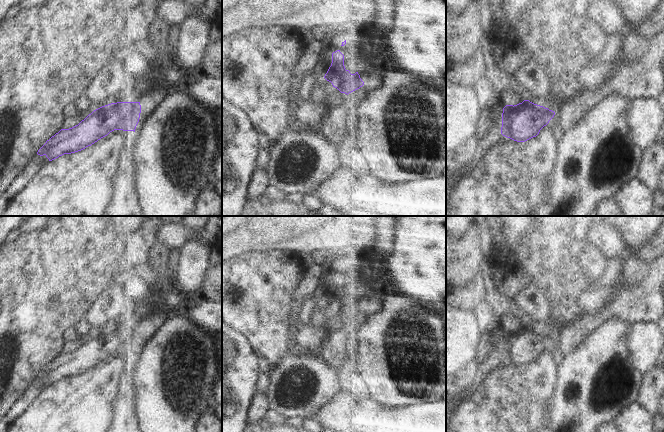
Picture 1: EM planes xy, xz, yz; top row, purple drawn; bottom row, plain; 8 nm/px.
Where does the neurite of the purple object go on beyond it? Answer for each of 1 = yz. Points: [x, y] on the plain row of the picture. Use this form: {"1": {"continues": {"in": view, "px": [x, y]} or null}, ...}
{"1": {"continues": null}}

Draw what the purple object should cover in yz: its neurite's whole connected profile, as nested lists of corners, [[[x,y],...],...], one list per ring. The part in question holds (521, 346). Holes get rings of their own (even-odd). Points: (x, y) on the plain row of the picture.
[[[524,324],[517,329],[506,329],[502,337],[501,358],[517,366],[536,361],[554,341],[555,336]]]

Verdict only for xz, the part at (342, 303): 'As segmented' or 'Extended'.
Extended

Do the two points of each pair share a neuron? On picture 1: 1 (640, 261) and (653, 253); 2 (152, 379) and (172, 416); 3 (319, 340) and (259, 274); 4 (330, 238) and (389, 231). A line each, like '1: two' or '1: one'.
1: one
2: one
3: one
4: two

